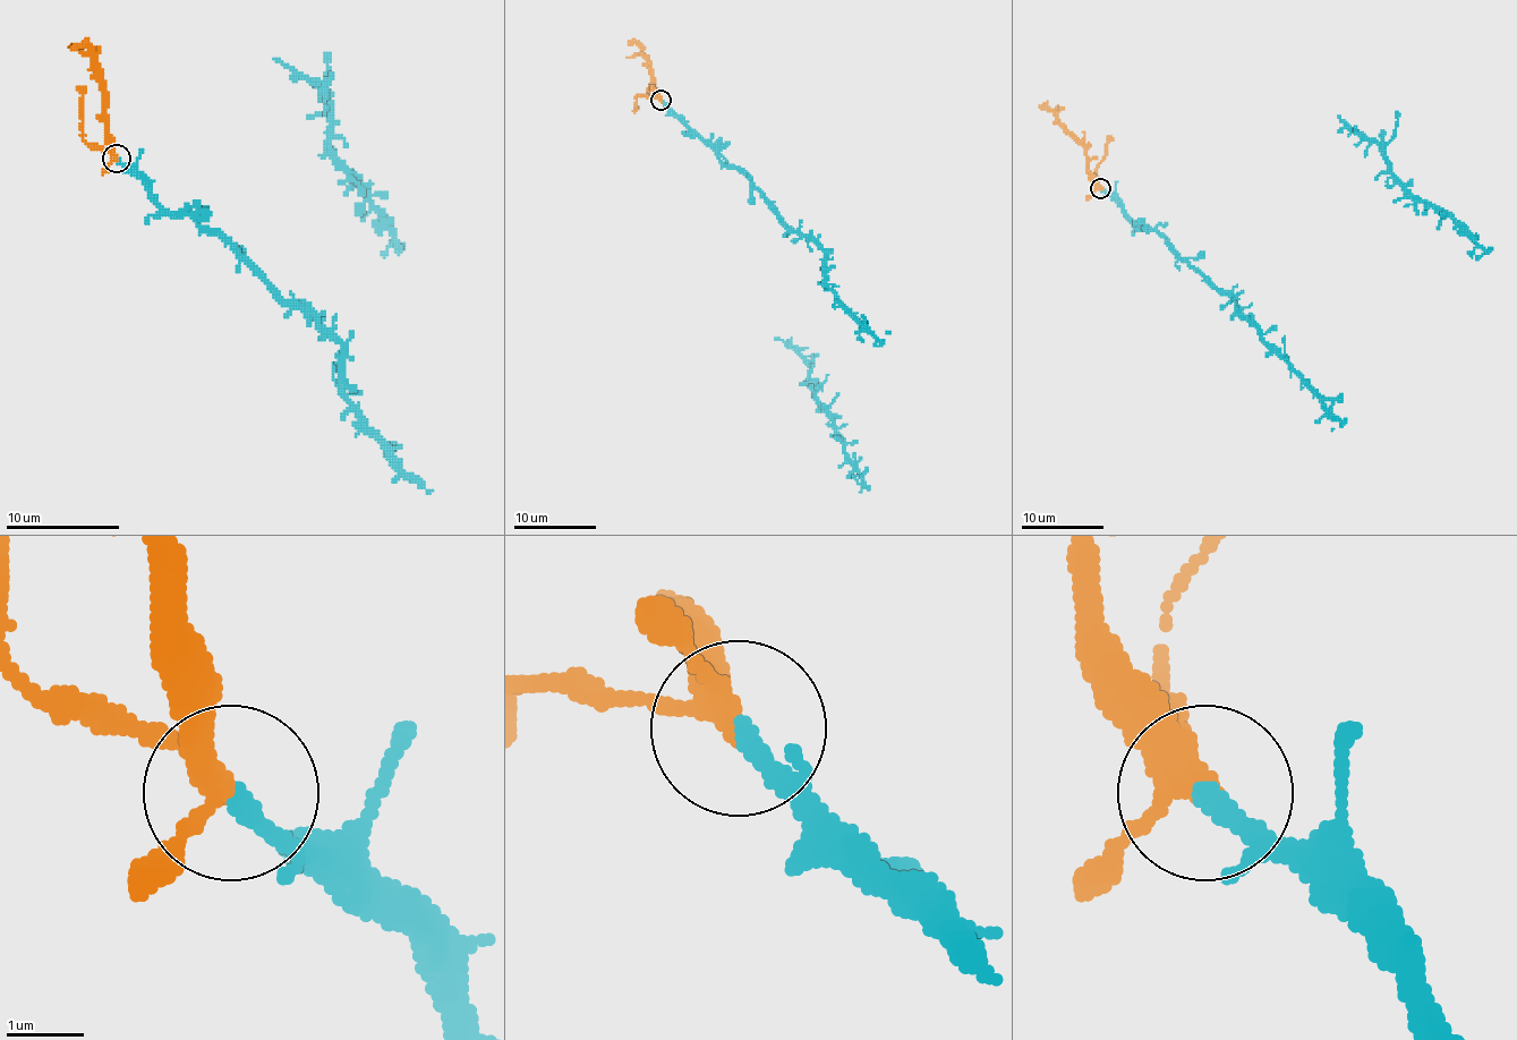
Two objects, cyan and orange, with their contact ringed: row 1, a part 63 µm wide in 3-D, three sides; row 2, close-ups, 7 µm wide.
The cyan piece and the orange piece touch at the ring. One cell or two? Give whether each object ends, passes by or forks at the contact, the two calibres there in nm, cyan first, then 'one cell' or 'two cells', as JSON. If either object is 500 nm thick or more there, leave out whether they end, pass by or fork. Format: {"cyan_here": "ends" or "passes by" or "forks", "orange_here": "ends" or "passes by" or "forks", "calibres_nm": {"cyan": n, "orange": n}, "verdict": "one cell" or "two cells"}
{"cyan_here": "ends", "orange_here": "forks", "calibres_nm": {"cyan": 280, "orange": 280}, "verdict": "one cell"}

